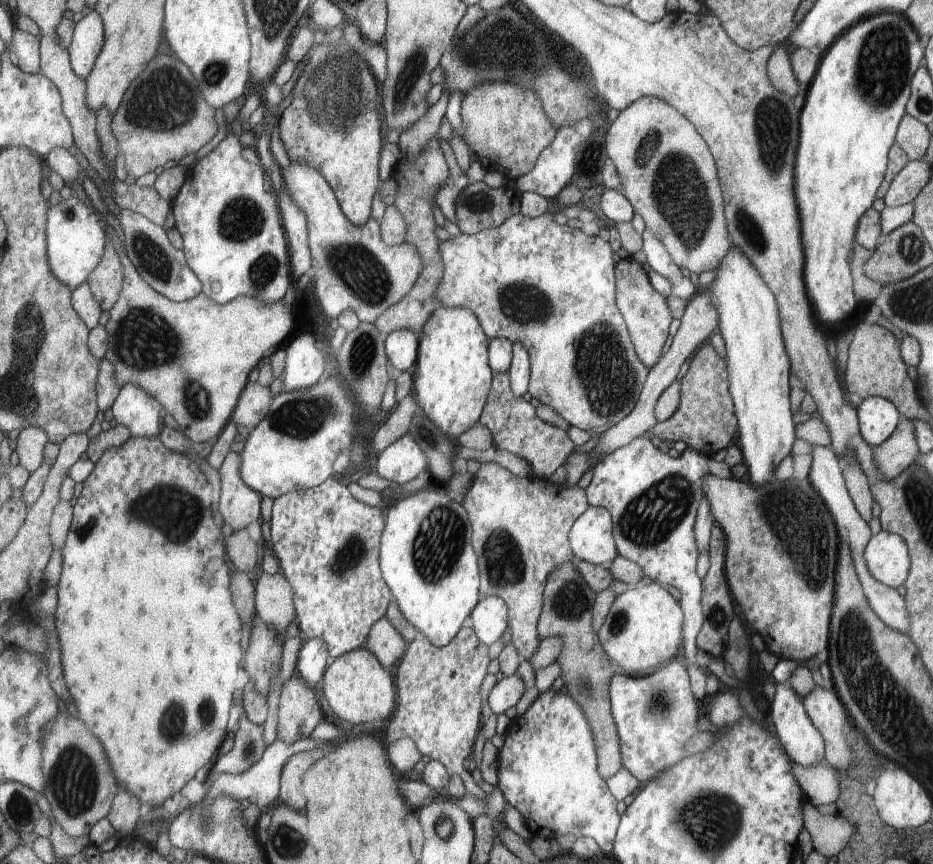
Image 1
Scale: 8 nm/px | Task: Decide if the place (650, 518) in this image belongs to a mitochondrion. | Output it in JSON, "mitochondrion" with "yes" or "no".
{"mitochondrion":"yes"}

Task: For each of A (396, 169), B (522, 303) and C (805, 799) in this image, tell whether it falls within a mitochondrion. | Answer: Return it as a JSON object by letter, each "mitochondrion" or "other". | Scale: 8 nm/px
{"A":"other","B":"mitochondrion","C":"other"}

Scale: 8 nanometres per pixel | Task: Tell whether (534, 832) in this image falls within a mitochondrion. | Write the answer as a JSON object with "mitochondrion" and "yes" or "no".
{"mitochondrion":"no"}

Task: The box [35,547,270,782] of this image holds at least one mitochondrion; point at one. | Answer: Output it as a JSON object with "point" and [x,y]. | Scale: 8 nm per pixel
{"point":[171,722]}

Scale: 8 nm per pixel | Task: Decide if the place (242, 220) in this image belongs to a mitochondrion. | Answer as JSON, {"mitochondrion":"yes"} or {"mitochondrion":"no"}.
{"mitochondrion":"yes"}

